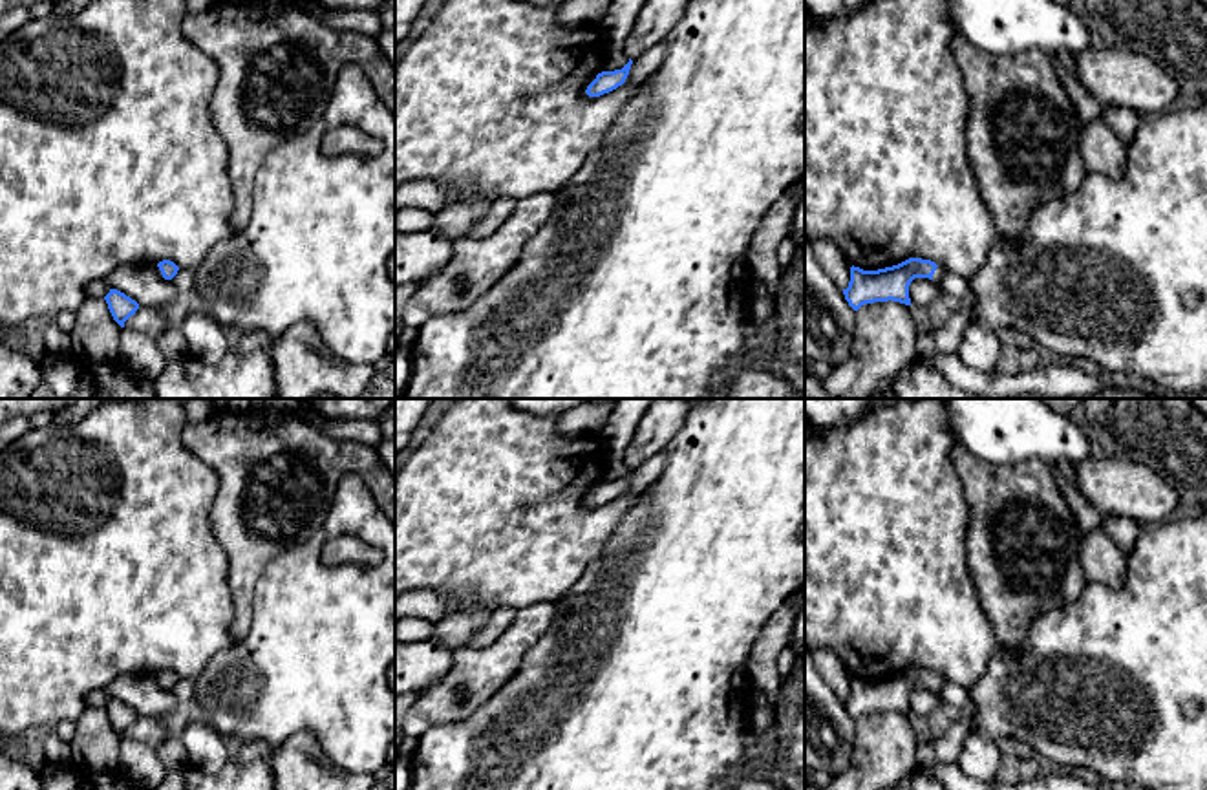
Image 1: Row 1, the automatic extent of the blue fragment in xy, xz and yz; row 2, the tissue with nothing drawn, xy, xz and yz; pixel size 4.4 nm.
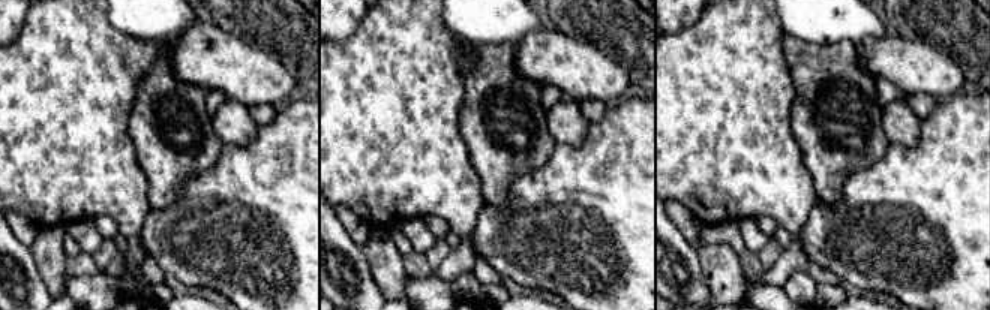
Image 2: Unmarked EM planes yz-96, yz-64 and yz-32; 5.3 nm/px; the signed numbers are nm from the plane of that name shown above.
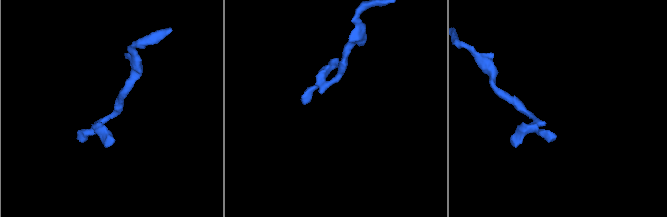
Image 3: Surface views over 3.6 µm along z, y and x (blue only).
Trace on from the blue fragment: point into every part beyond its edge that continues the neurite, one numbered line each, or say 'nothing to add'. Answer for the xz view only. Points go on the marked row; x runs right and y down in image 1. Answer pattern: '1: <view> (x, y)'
nothing to add

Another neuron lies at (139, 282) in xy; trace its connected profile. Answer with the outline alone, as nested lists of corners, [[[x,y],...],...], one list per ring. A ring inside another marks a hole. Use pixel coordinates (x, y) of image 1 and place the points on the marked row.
[[[128,265],[104,278],[110,289],[117,289],[135,300],[139,307],[157,309],[179,296],[170,280],[161,278],[154,265]]]

